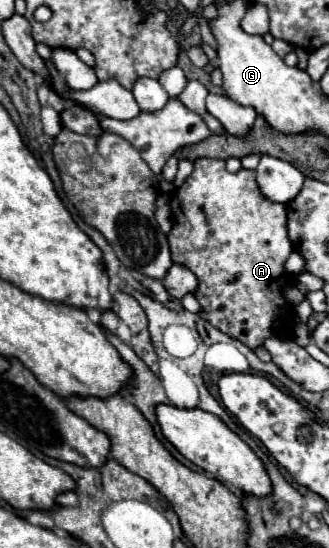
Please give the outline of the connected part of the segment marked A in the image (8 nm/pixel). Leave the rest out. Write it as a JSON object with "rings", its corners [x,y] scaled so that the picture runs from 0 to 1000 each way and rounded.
{"rings":[[[602,290],[590,294],[584,319],[553,334],[547,345],[535,345],[535,356],[517,367],[517,381],[523,422],[511,425],[511,440],[523,476],[535,484],[571,487],[602,505],[602,524],[590,531],[590,542],[608,553],[602,575],[693,615],[736,622],[760,637],[790,633],[815,615],[863,615],[894,586],[888,557],[857,535],[857,527],[888,513],[863,495],[863,480],[894,458],[894,447],[875,432],[869,374],[845,374],[796,359],[784,334],[772,330],[772,312],[729,308],[717,316],[699,316],[681,294]]]}

